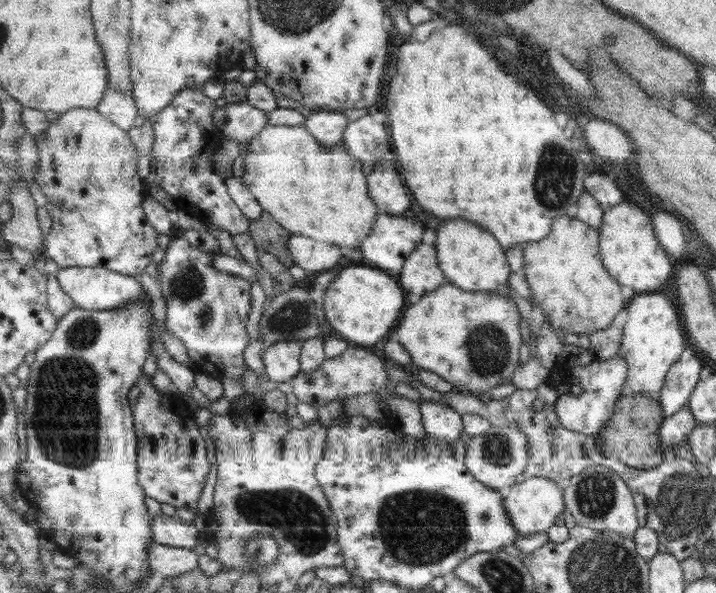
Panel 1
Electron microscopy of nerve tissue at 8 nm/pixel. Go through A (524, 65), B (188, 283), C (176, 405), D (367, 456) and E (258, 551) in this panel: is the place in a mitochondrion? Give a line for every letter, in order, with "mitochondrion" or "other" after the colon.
A: mitochondrion
B: mitochondrion
C: other
D: other
E: mitochondrion

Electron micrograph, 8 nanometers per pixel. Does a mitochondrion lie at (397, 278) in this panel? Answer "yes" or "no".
no

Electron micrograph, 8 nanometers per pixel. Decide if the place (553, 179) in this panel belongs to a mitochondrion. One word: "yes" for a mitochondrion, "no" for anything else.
yes

